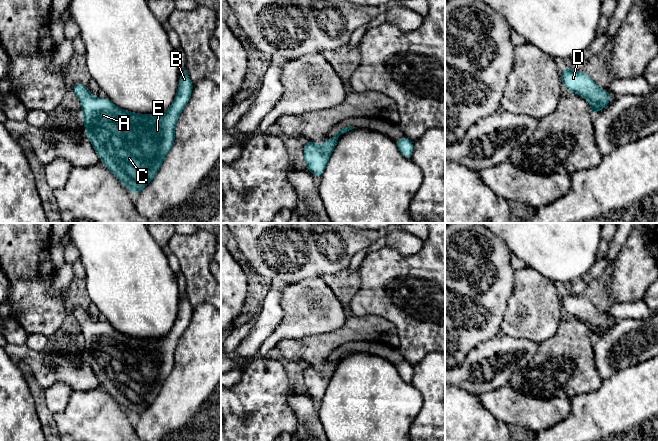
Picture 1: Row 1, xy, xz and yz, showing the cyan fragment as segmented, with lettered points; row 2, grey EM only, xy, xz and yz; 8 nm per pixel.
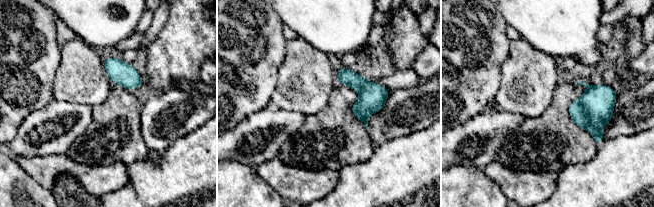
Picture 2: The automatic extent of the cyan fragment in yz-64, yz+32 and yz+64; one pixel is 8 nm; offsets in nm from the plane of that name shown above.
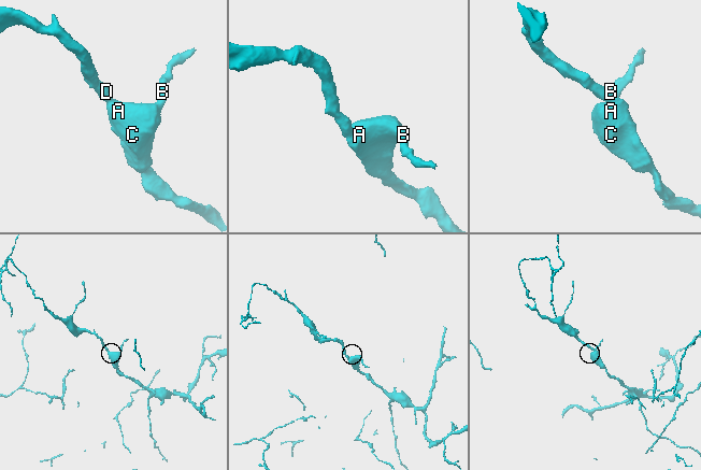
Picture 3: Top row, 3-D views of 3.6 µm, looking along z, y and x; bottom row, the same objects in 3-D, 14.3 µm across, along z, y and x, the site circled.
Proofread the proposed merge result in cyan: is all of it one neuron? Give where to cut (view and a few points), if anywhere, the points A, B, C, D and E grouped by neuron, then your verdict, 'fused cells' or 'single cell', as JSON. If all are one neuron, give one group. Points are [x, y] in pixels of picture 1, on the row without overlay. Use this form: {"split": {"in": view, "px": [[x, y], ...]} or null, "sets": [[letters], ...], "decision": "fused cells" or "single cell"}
{"split": null, "sets": [["A", "B", "C", "D", "E"]], "decision": "single cell"}

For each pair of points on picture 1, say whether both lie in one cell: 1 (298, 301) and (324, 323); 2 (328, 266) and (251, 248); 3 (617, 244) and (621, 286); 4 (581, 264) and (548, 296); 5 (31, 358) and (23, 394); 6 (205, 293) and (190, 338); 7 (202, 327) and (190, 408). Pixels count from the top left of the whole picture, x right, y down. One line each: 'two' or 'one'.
1: one
2: one
3: two
4: two
5: two
6: two
7: one

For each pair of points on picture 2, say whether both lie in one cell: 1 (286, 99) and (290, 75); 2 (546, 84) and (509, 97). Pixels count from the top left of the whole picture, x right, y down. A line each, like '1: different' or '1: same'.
1: same
2: same

